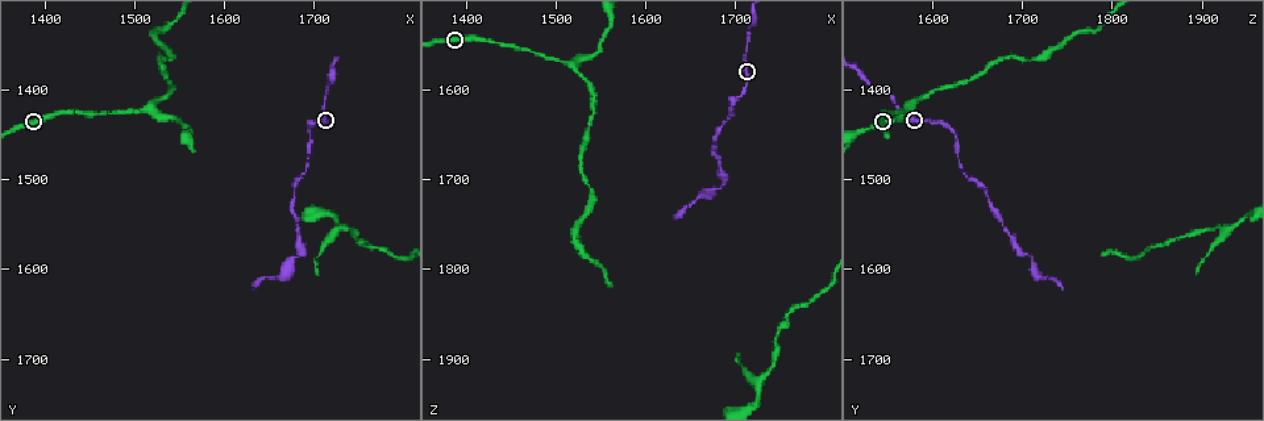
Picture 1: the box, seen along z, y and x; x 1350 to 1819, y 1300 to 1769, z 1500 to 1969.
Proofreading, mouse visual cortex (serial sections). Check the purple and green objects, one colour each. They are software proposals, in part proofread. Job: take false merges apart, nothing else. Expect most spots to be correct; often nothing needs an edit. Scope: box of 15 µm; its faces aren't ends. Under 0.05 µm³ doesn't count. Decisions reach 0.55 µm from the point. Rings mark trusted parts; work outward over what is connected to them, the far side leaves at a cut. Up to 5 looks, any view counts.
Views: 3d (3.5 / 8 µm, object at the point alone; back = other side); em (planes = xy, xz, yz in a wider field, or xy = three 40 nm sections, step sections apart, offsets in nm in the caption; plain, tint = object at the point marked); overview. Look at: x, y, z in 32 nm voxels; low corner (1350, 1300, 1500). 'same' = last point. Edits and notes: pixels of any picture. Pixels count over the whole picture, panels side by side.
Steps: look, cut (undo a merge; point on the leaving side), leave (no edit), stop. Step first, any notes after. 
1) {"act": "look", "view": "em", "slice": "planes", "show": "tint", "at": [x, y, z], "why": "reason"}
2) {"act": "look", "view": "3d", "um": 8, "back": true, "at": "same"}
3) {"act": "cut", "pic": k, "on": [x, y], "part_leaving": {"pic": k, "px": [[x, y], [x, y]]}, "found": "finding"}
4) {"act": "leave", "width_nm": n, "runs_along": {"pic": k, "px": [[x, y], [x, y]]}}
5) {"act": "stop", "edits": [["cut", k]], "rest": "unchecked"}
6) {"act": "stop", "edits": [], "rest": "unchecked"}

{"act": "look", "view": "3d", "um": 8, "at": [1520, 1420, 1570], "why": "arms part here"}

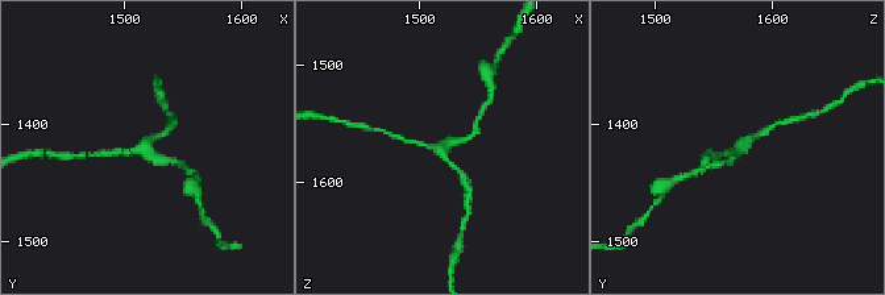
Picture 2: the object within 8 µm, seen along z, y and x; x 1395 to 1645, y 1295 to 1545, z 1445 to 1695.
{"act": "look", "view": "em", "slice": "xy", "step": 2, "show": "tint", "at": [1518, 1420, 1570], "arms": 3, "arm_widths_nm": [150, 200, 250]}

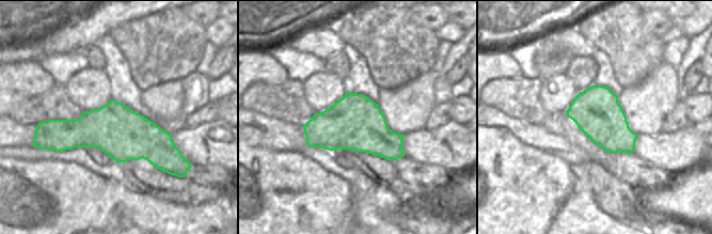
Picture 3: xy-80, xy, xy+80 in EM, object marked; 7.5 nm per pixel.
{"act": "leave", "runs_along": {"pic": 3, "px": [[49, 129], [120, 131], [178, 155]]}, "found": "one cell here"}

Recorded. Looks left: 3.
{"act": "look", "view": "3d", "um": 8, "at": [1690, 1475, 1630], "why": "narrows sharply"}

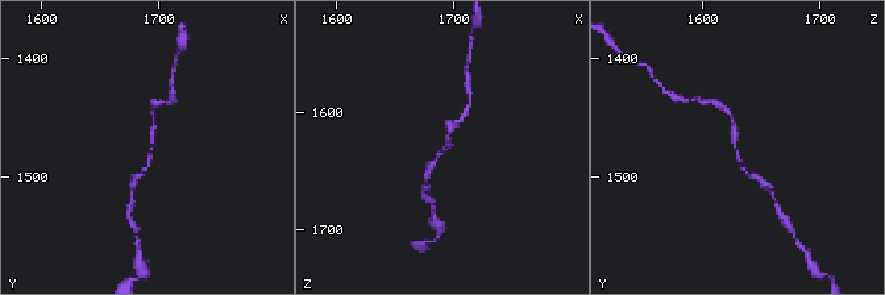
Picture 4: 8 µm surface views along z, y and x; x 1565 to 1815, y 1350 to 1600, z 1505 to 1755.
{"act": "look", "view": "3d", "um": 3.5, "at": [1694, 1480, 1628], "why": "closer look"}

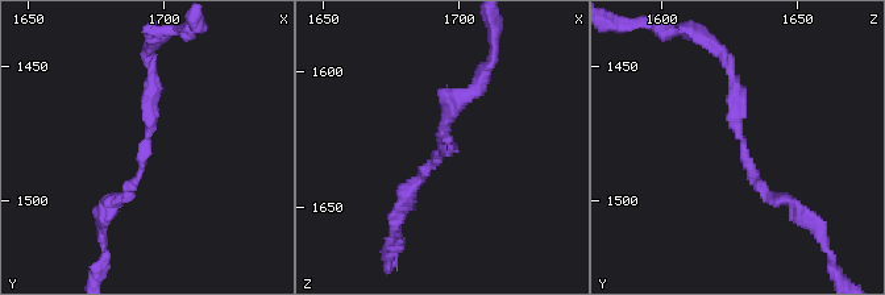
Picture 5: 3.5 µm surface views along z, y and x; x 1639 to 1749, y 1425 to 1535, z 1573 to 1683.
{"act": "look", "view": "em", "slice": "xy", "step": 3, "show": "tint", "at": [1693, 1480, 1629], "arm_widths_nm": [150, 150], "why": "now the EM"}

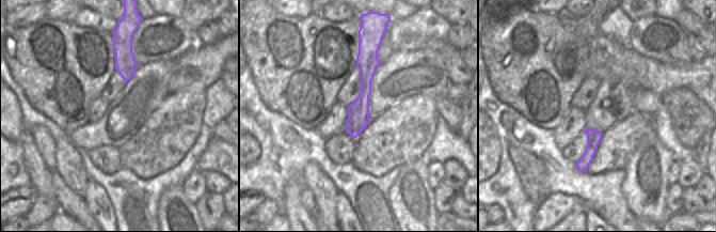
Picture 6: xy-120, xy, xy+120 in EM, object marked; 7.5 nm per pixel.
{"act": "leave", "width_nm": 160, "runs_along": {"pic": 5, "px": [[727, 59], [747, 169], [785, 202]]}, "found": "all the same cell"}

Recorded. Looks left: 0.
{"act": "stop", "edits": [], "rest": "unchecked"}

